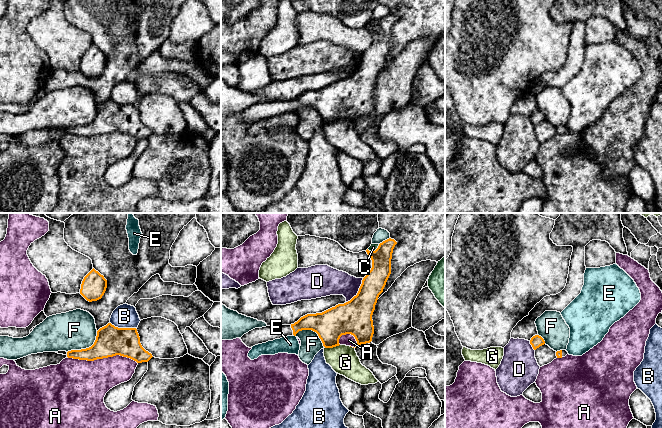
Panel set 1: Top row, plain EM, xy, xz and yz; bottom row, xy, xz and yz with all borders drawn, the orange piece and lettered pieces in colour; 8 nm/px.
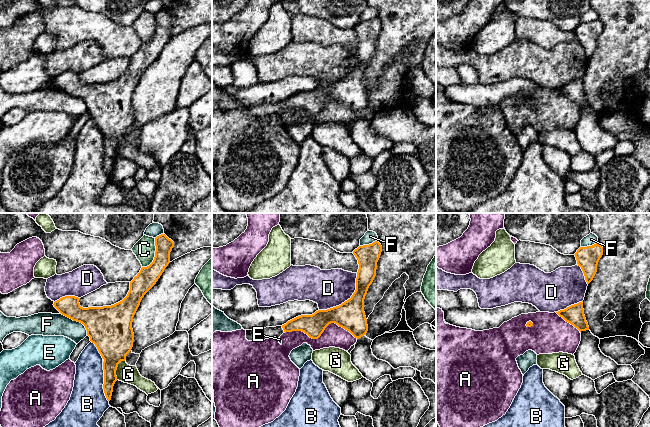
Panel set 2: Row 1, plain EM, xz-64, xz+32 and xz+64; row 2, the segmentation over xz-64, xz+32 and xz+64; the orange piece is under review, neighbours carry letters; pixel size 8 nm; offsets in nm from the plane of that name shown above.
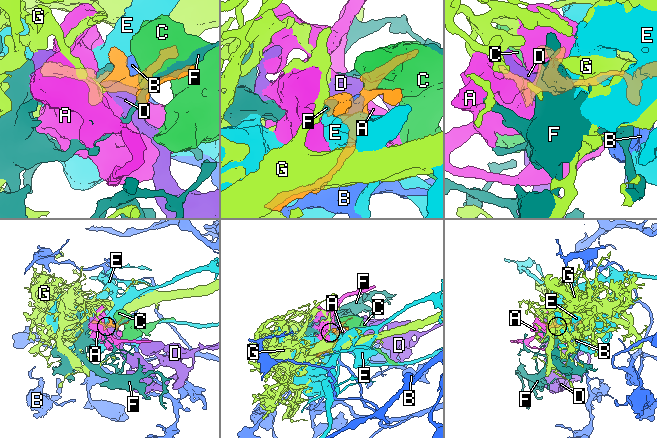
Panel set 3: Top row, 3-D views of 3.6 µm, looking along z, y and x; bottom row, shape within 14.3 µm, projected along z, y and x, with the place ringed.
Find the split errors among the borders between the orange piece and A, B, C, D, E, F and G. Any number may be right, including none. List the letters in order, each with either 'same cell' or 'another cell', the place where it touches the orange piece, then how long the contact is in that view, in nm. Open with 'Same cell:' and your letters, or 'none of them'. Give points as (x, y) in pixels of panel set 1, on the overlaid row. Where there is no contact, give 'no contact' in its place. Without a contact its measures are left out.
Same cell: none of them
A: another cell; meets orange in xy at (103, 357); contact 550 nm long
B: another cell; meets orange in xy at (123, 328); contact 220 nm long
C: another cell; meets orange in xz at (373, 251); contact 110 nm long
D: another cell; meets orange in xz at (358, 291); contact 240 nm long
E: another cell; meets orange in xz at (294, 335); contact 30 nm long
F: another cell; meets orange in xy at (86, 348); contact 300 nm long
G: another cell; meets orange in xz at (332, 347); contact 120 nm long

